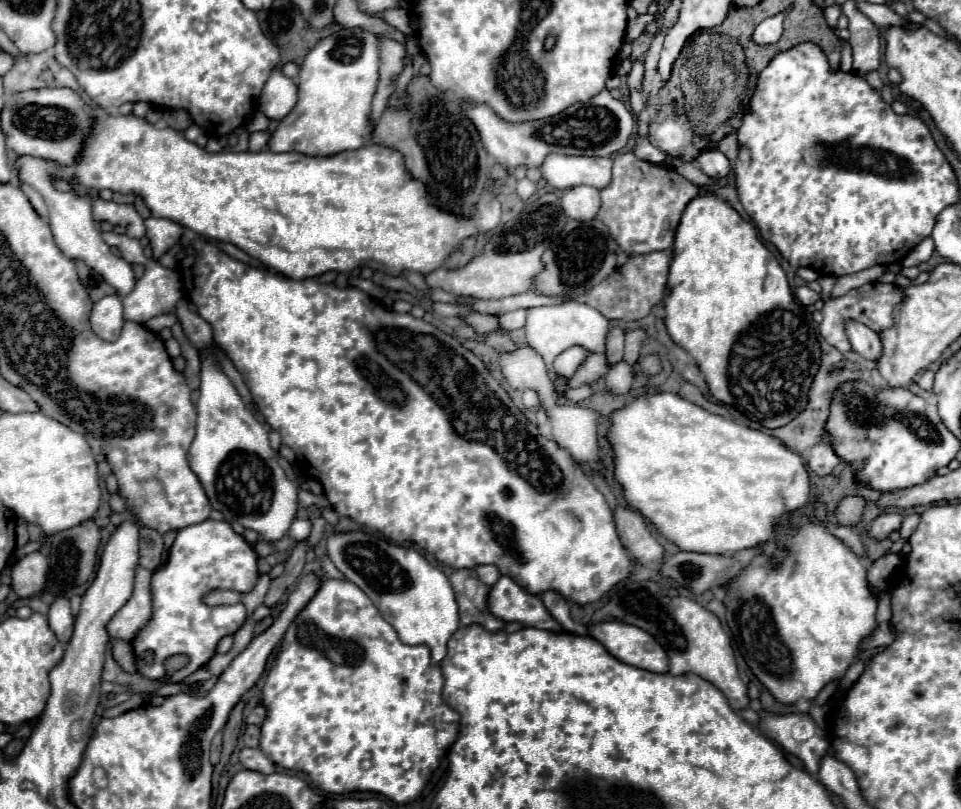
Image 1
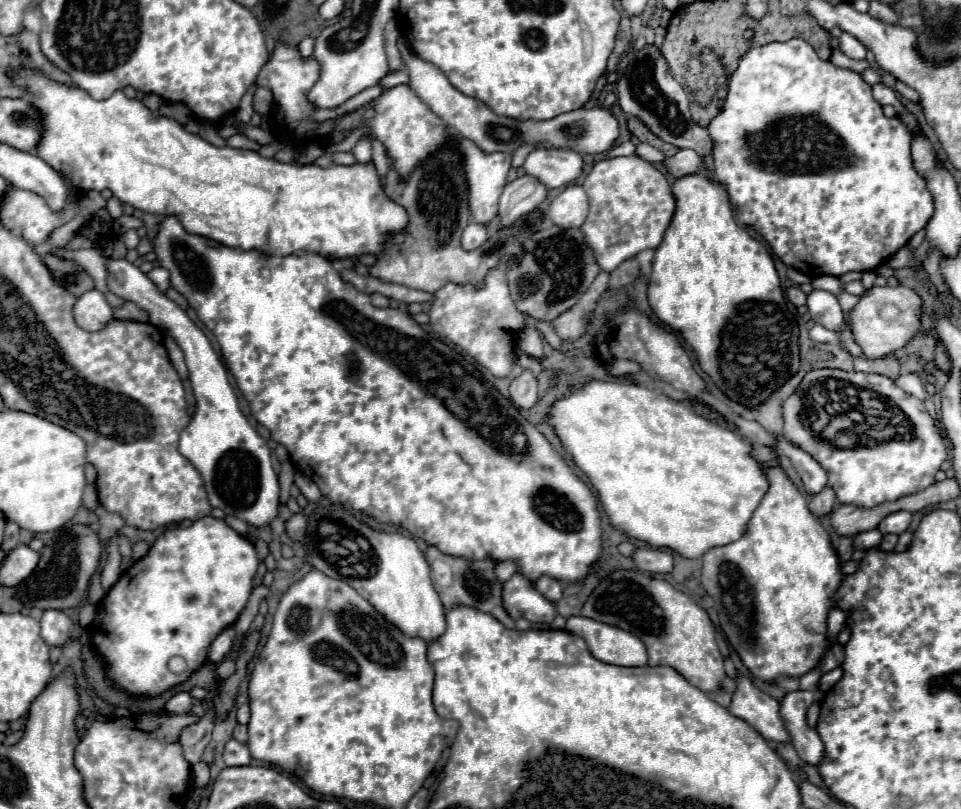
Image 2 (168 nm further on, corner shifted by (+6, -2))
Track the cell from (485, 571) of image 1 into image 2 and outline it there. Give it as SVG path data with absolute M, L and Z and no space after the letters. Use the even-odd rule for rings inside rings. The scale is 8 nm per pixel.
M504 560L504 562L496 564L496 576L500 582L510 580L516 572L518 572L518 564L514 560Z

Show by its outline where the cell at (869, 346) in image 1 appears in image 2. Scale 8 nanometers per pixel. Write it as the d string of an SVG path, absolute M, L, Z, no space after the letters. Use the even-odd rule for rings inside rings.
M812 290L808 294L808 312L816 324L822 324L828 330L840 332L844 324L844 314L840 310L838 298L826 290Z

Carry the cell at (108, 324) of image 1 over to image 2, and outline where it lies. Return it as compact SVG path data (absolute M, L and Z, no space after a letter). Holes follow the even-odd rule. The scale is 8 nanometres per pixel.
M92 288L92 290L84 292L84 296L76 298L72 316L80 328L96 332L96 330L104 328L108 320L112 320L112 308L108 306L104 294L98 292L96 288Z

